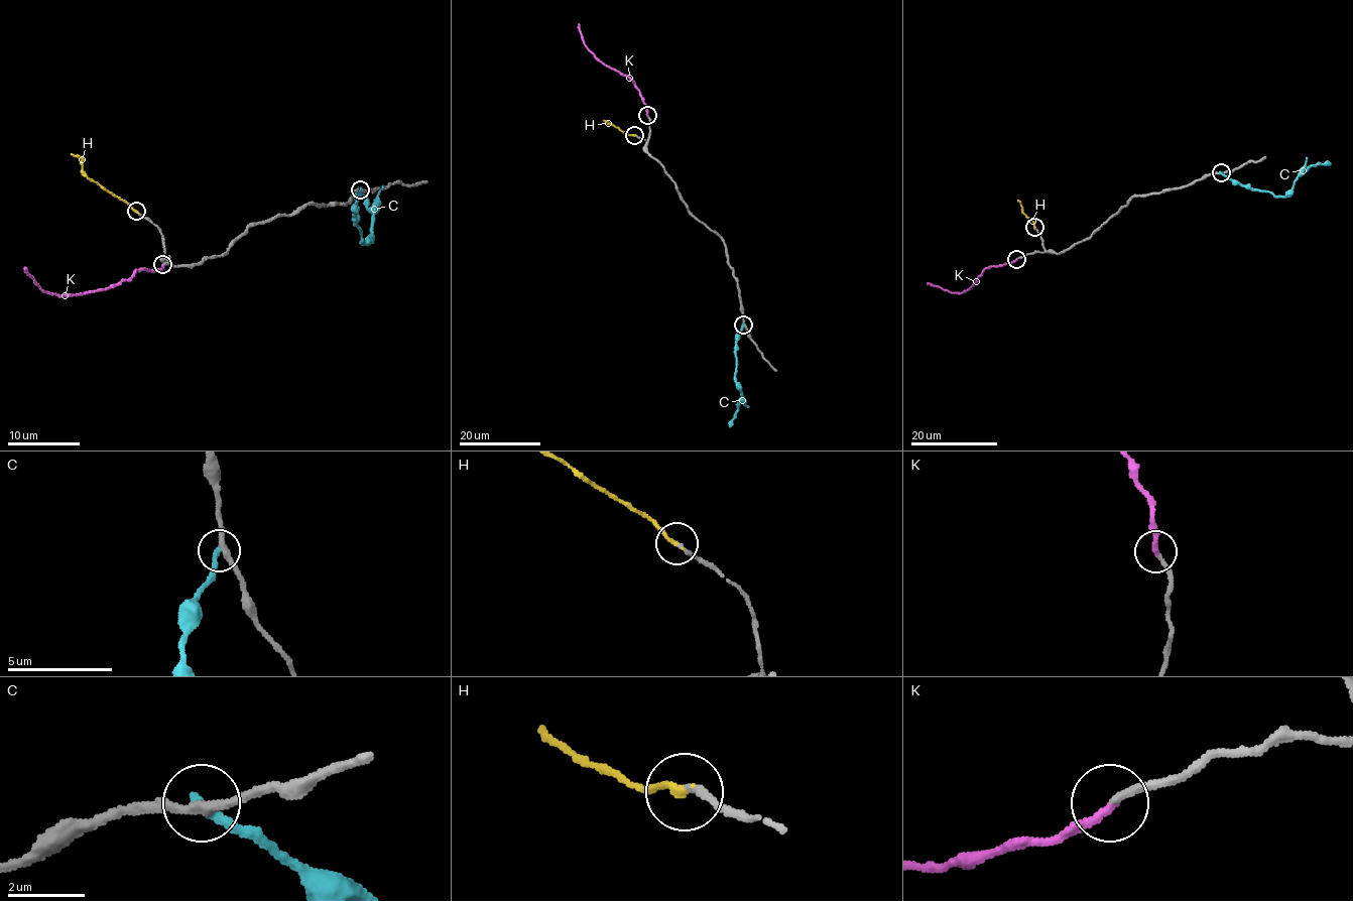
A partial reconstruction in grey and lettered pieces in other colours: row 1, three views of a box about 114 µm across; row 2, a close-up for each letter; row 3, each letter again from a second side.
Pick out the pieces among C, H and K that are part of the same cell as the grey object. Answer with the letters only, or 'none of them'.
H, K

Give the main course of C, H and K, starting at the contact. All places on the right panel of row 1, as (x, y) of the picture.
C: (1221, 172), (1248, 187), (1286, 196), (1295, 181), (1312, 165), (1330, 163)
H: (1034, 227), (1018, 200)
K: (1016, 259), (989, 266), (974, 284), (961, 293), (952, 293), (928, 283)

